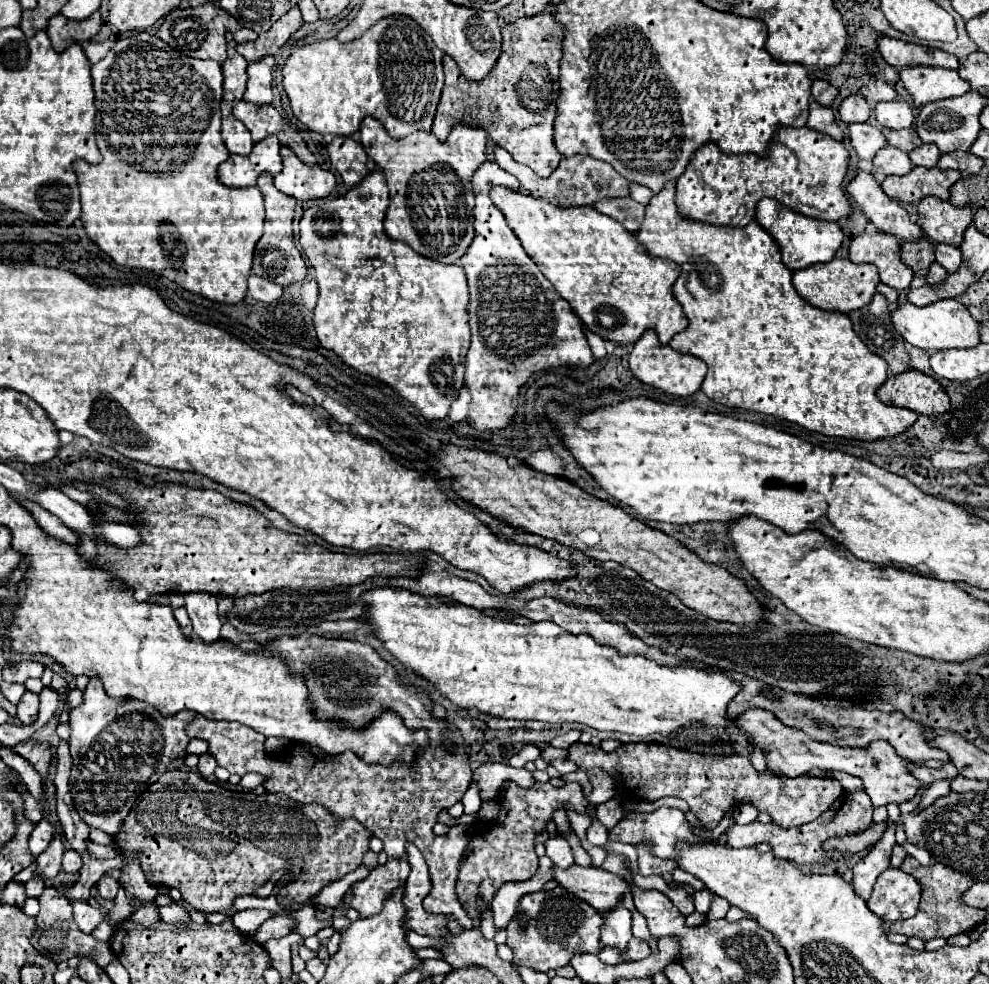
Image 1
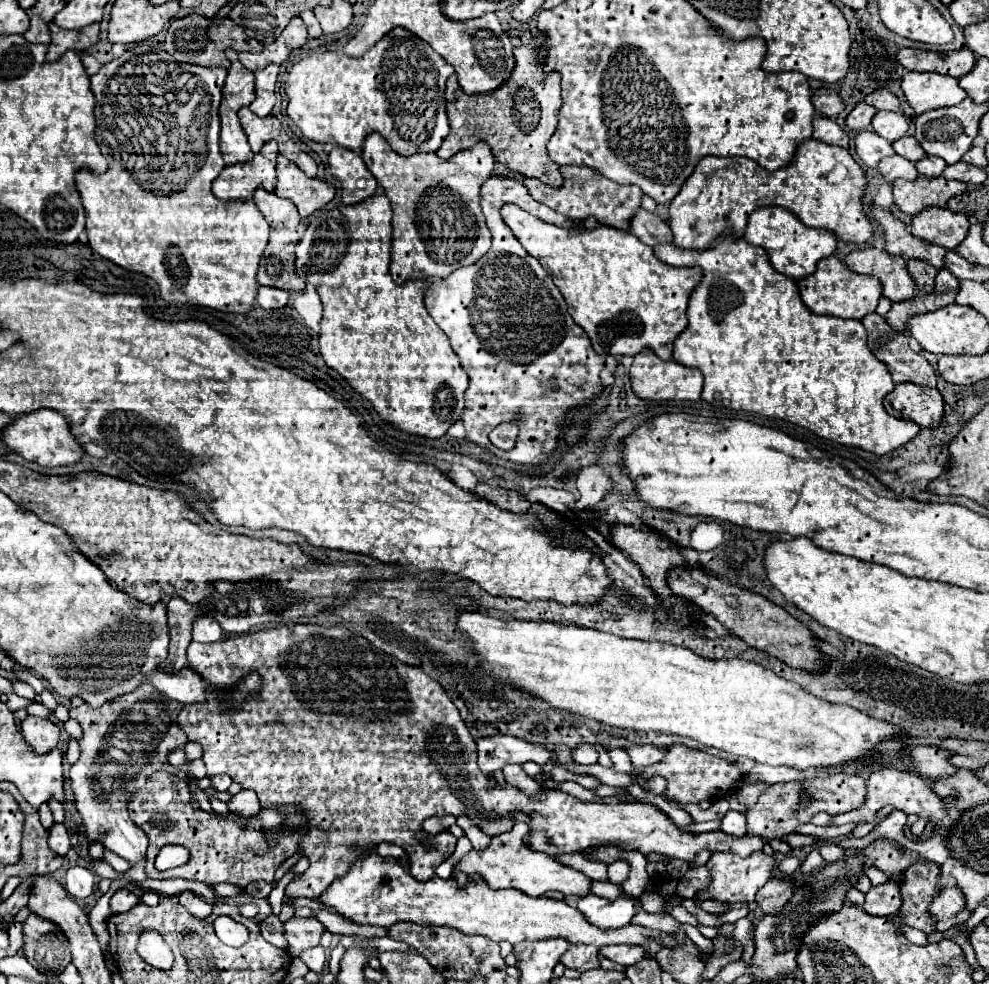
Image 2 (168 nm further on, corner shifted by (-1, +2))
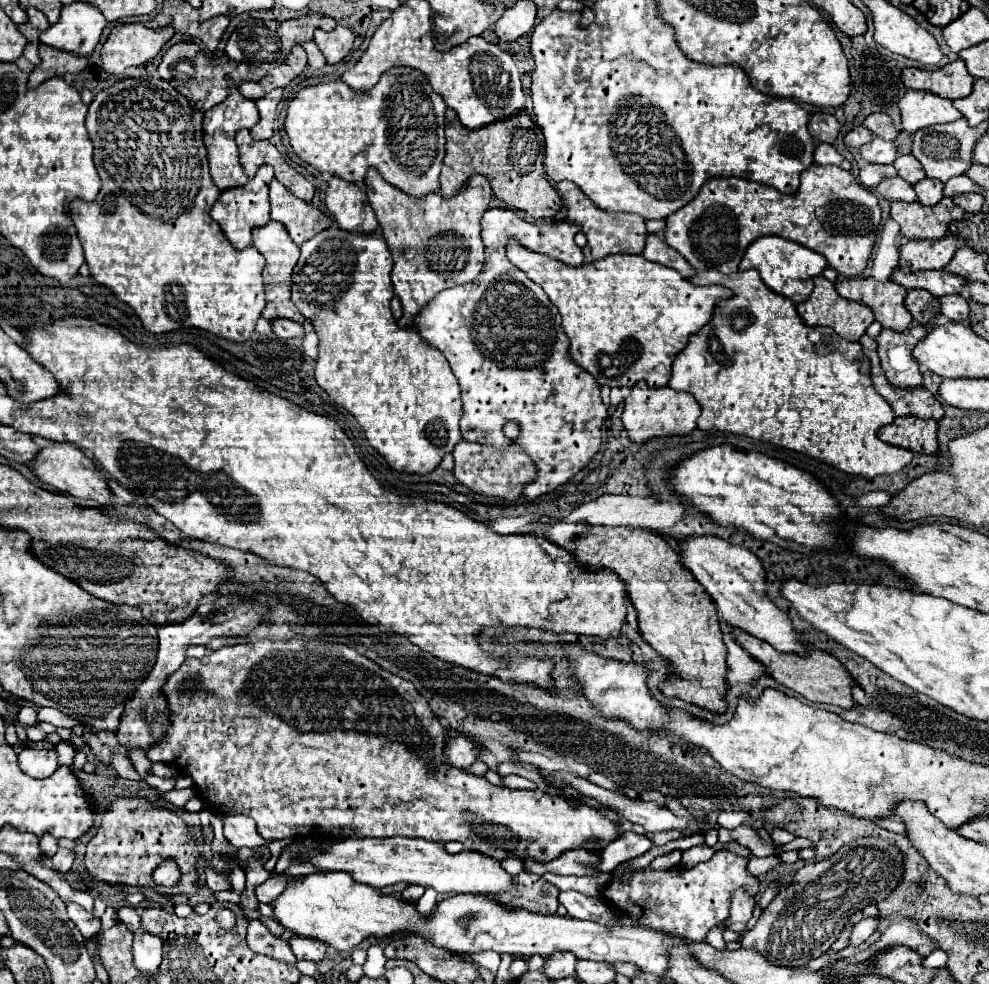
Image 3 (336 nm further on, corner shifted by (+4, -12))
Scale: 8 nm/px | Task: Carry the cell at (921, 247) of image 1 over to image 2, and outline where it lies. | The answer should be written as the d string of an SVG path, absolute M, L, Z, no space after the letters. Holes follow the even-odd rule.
M908 259L906 265L908 265L908 273L912 275L912 279L916 281L920 291L926 291L926 293L934 291L934 277L936 277L938 271L928 261Z

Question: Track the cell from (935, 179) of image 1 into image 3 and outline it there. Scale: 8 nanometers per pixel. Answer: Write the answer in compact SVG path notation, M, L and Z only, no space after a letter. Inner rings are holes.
M941 199L935 207L923 207L921 203L891 203L891 219L901 225L901 233L907 239L943 239L951 221L961 221L963 211L951 201Z

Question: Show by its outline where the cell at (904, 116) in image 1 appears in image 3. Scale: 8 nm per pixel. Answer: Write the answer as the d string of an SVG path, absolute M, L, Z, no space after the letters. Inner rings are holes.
M875 137L871 143L863 145L859 149L861 159L867 163L879 163L879 165L889 165L897 159L897 147L895 143L887 143L885 139Z

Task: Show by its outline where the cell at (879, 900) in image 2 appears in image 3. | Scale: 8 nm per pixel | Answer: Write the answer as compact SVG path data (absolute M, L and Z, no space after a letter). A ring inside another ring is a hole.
M863 919L859 925L853 927L853 933L849 937L849 945L857 947L869 939L869 935L877 929L877 919Z

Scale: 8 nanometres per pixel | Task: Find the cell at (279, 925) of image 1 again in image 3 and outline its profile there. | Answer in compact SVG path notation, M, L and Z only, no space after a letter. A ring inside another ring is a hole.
M293 937L289 941L293 953L297 959L309 959L309 961L321 961L325 957L325 951L327 951L327 945L325 943L319 943L319 939L303 939L303 937Z

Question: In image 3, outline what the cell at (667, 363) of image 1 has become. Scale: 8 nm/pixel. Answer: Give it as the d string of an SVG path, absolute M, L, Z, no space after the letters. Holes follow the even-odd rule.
M637 383L631 389L631 395L625 399L623 411L623 427L627 437L641 445L655 437L673 437L673 435L689 435L695 429L695 421L701 415L701 407L691 393L673 391L671 387L651 389L645 383Z

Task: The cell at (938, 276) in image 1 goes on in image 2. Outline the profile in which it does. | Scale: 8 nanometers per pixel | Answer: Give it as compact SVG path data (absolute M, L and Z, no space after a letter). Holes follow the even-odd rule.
M940 269L936 275L936 293L946 293L952 289L958 289L960 281L948 271L948 269Z

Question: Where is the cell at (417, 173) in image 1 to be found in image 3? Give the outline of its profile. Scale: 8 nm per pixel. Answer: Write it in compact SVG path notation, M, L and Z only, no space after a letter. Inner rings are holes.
M369 171L365 191L395 261L391 279L395 295L403 305L403 317L397 323L399 327L413 327L415 317L439 291L471 283L481 273L485 259L481 217L489 207L491 185L483 175L475 175L457 197L443 199L437 193L427 195L427 199L411 199L403 195L403 191L391 187L377 171Z

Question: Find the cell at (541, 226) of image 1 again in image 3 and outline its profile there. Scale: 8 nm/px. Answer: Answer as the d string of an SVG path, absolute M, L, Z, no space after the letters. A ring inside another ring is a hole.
M511 243L507 247L509 261L537 283L563 317L563 331L571 341L569 357L595 377L597 383L609 387L633 387L645 381L649 387L665 387L671 377L673 359L687 347L691 335L697 335L703 325L713 319L721 299L731 299L727 287L699 287L681 277L675 269L647 261L643 255L609 255L583 267L567 267L547 255L535 255L525 247Z

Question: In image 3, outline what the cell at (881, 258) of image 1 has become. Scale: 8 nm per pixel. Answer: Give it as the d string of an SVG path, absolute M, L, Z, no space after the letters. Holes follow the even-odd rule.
M873 277L869 279L839 279L837 293L843 299L863 303L875 315L875 319L893 331L905 331L911 325L911 313L905 309L903 299L907 295L905 287L899 287L893 281L881 283Z

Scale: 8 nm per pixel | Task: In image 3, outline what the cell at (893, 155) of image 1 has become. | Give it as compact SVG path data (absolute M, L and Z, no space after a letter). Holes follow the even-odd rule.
M893 177L893 179L883 179L877 185L877 193L889 201L917 201L917 195L913 191L913 187L901 179L901 177Z

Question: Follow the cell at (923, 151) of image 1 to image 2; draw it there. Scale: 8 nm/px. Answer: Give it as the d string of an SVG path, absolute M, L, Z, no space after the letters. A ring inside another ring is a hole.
M926 155L920 161L916 161L916 169L924 177L940 177L944 167L946 167L946 161L940 157L934 157L934 155Z

